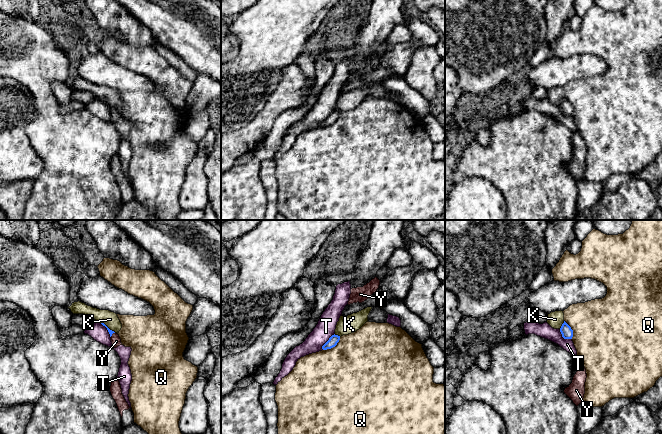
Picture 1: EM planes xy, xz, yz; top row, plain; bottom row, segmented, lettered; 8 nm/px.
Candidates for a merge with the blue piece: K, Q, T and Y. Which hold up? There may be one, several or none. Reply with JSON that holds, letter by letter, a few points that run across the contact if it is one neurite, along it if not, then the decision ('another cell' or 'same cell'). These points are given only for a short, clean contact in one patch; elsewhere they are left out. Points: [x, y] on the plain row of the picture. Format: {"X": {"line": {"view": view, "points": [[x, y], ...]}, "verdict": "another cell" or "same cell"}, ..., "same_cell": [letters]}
{"K": {"verdict": "another cell"}, "Q": {"verdict": "another cell"}, "T": {"verdict": "another cell"}, "Y": {"line": {"view": "xy", "points": [[111, 108], [112, 109], [115, 115]]}, "verdict": "same cell"}, "same_cell": ["Y"]}

